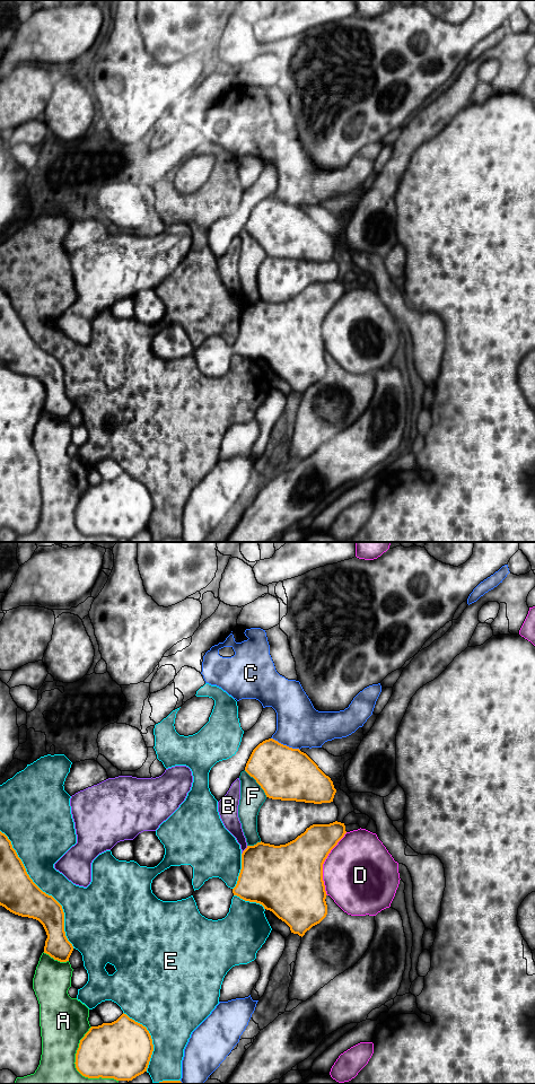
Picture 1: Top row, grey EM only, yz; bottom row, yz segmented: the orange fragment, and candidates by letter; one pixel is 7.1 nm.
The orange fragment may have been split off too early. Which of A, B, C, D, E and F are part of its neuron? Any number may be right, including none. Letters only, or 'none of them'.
F

